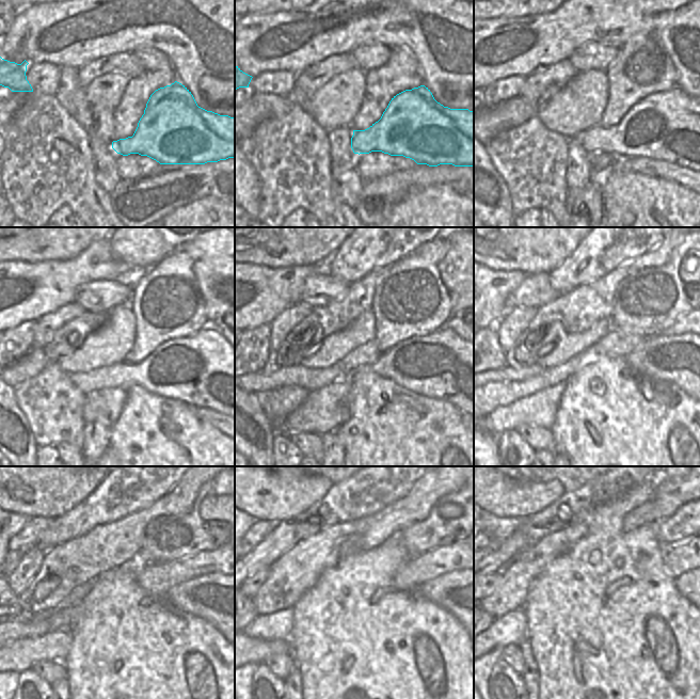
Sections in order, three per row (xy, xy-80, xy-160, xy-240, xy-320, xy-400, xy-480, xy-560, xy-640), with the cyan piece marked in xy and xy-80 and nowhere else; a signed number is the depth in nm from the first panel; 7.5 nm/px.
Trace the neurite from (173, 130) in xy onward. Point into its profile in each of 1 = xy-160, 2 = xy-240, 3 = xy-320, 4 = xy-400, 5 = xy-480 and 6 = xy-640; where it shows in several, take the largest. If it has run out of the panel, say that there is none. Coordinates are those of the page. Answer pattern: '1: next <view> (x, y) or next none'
1: next xy-160 (672, 126)
2: next xy-240 (204, 369)
3: next xy-320 (442, 365)
4: next xy-400 (690, 362)
5: next xy-480 (212, 597)
6: next xy-640 (690, 585)

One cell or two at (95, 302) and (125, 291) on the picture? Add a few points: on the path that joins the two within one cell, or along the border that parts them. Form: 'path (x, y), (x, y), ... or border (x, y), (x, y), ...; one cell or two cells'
path (102, 296), (117, 292); one cell

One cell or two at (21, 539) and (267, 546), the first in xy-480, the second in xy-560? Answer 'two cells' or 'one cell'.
two cells

